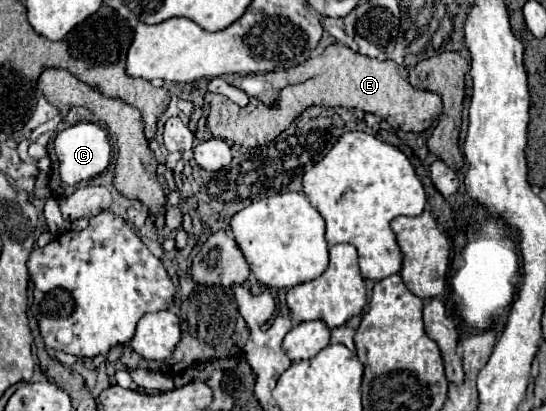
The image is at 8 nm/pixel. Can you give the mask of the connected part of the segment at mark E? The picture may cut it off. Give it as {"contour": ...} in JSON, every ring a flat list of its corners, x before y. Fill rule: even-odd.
{"contour":[[338,43,326,47,324,61,332,61,332,73,320,73,302,83,286,85,272,105,264,105,256,97,250,97,250,103,246,107,238,107,224,95,206,93,206,103,210,107,206,119,208,133,218,139,234,141,242,147,260,147,274,141,310,105,360,109,386,119,394,129,416,133,432,127,442,113,442,99,432,91,414,89,408,79,400,77,398,65,394,61,364,57]]}

